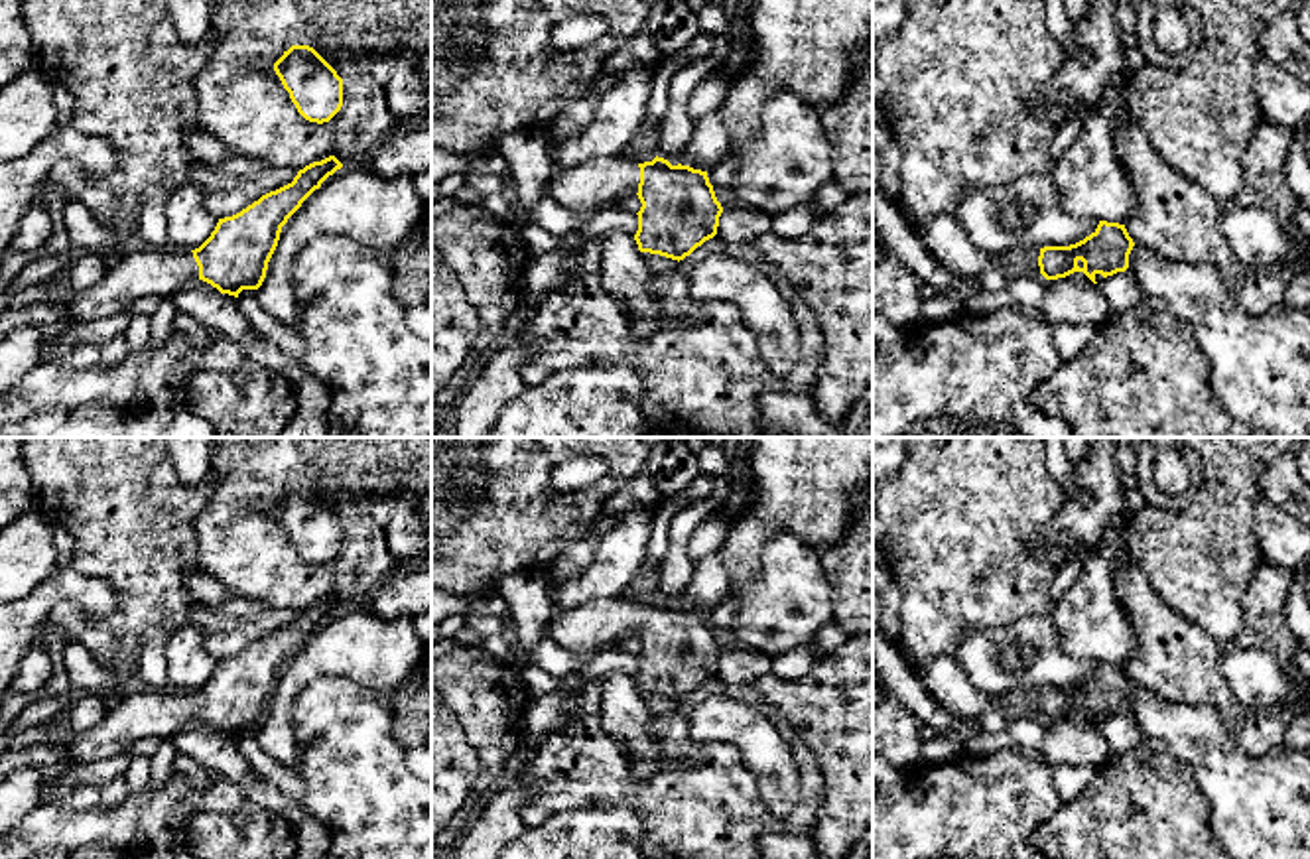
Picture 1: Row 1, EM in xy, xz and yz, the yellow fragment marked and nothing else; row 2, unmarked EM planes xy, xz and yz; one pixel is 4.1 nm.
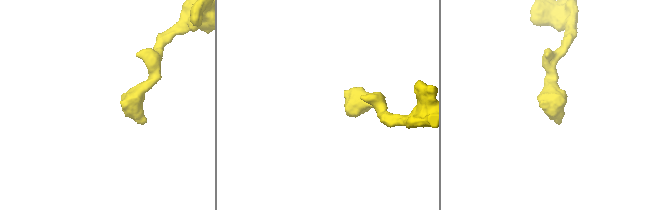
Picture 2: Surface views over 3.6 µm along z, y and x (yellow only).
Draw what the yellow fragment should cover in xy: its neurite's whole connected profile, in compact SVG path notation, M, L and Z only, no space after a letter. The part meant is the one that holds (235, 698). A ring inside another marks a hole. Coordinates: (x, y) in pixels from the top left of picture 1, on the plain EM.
M335 597L305 607L292 625L262 636L232 658L219 660L211 678L195 692L128 686L100 723L83 735L4 751L0 782L20 768L53 774L69 764L108 759L128 751L138 739L171 737L195 719L234 739L242 731L258 731L282 668L341 609Z

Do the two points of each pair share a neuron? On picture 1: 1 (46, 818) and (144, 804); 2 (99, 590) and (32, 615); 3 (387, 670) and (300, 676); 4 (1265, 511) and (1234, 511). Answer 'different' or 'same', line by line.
1: same
2: same
3: same
4: different

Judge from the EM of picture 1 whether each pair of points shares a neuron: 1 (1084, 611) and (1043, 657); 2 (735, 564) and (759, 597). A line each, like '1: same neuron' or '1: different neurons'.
1: different neurons
2: different neurons

